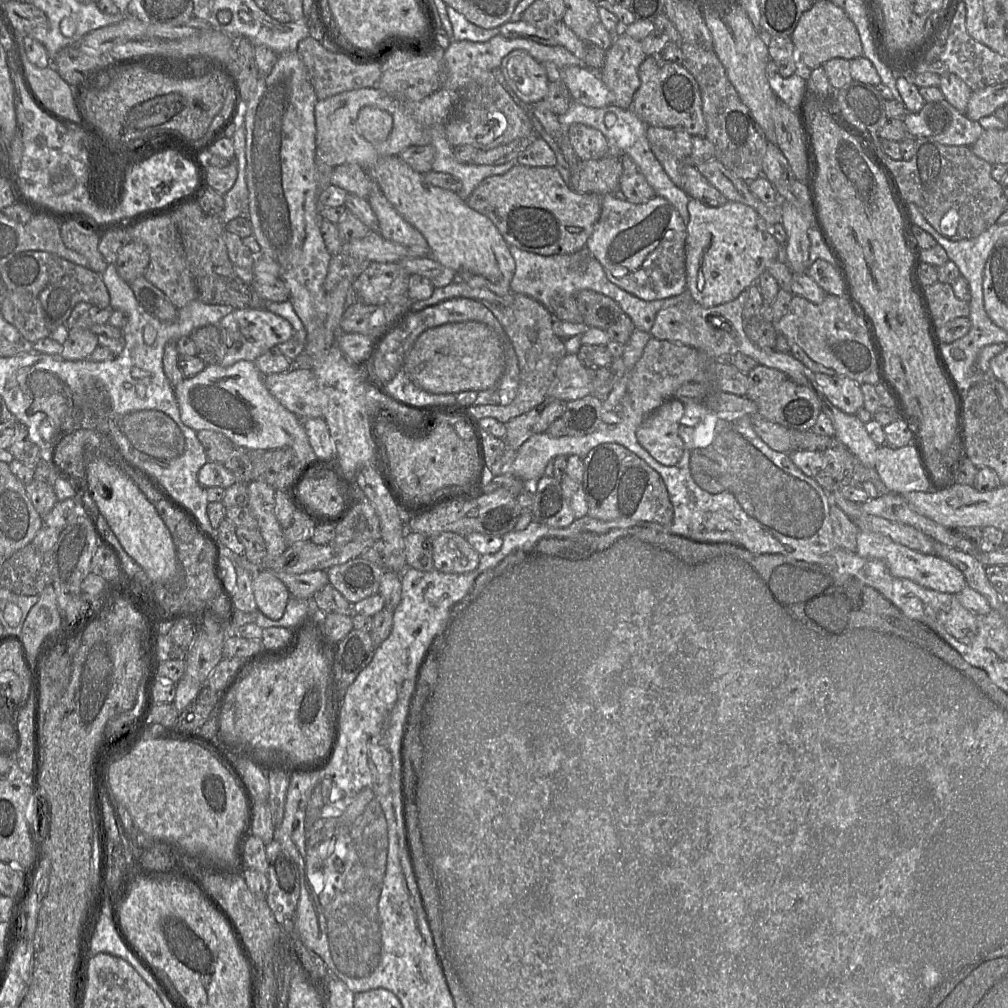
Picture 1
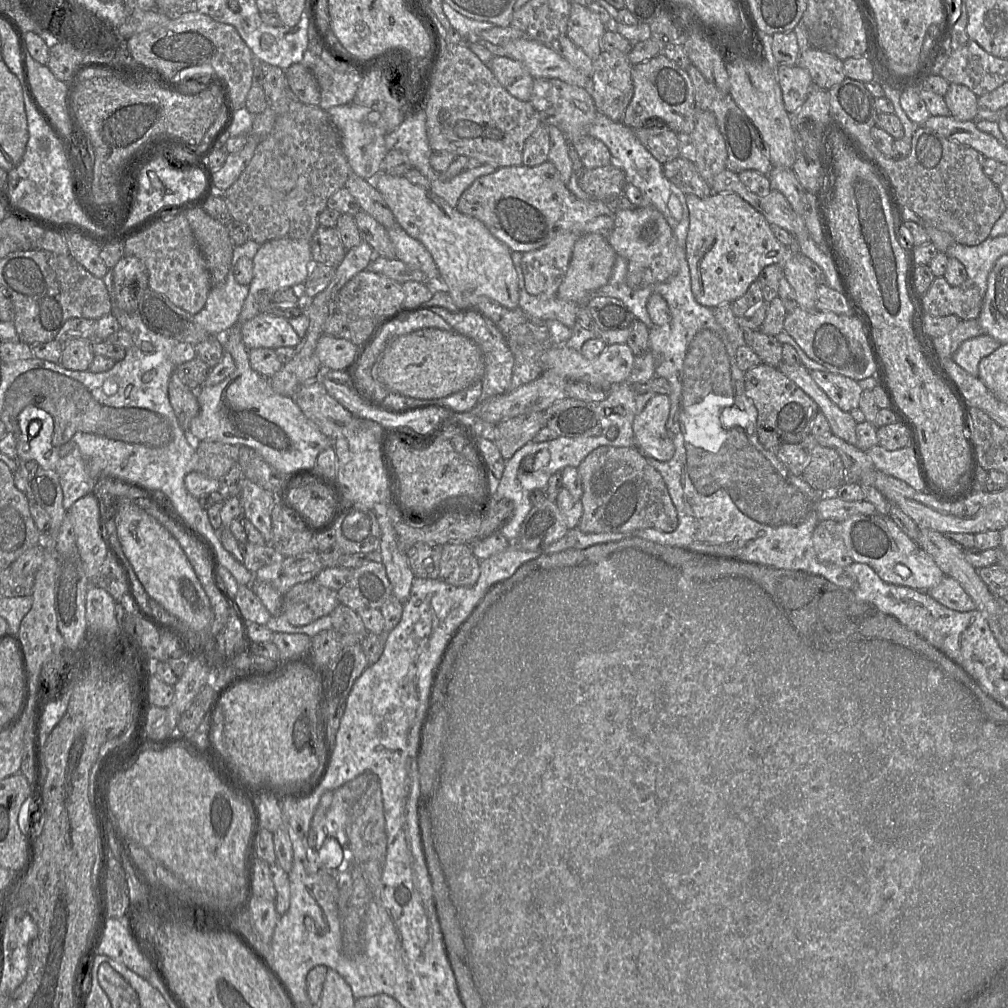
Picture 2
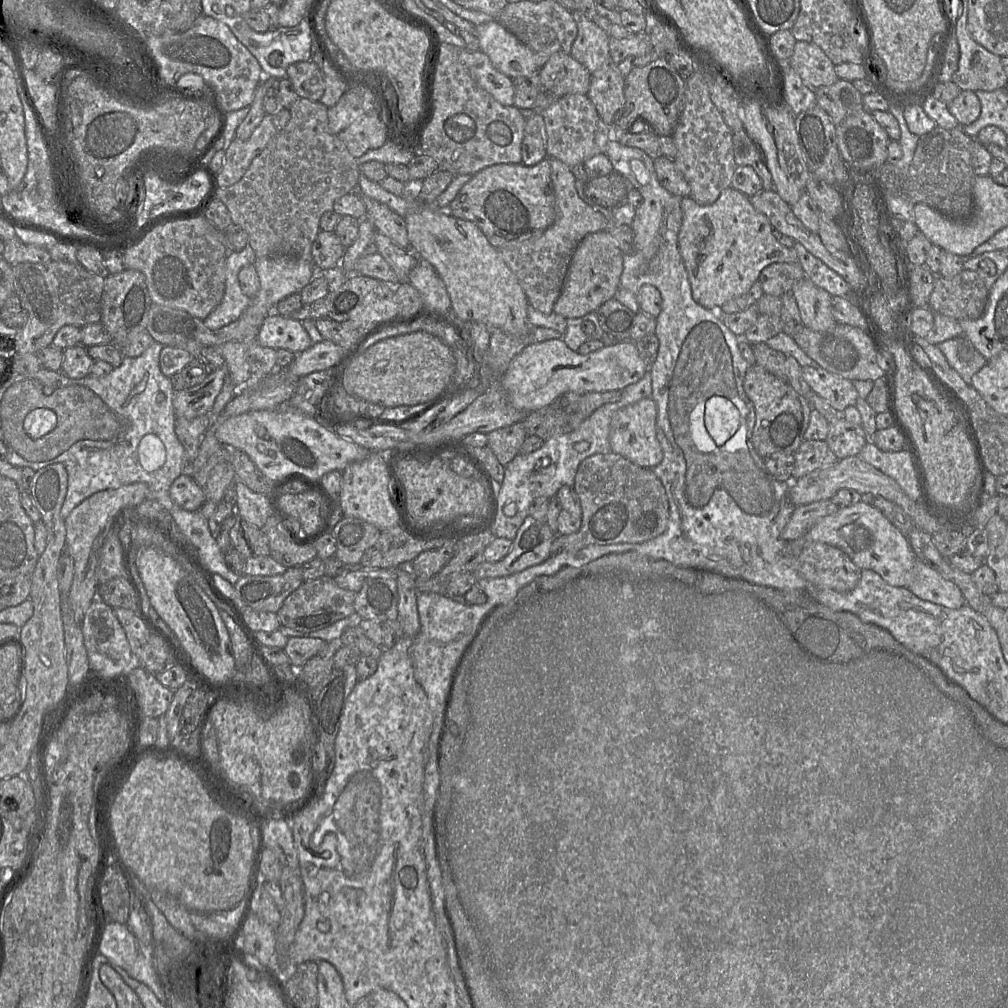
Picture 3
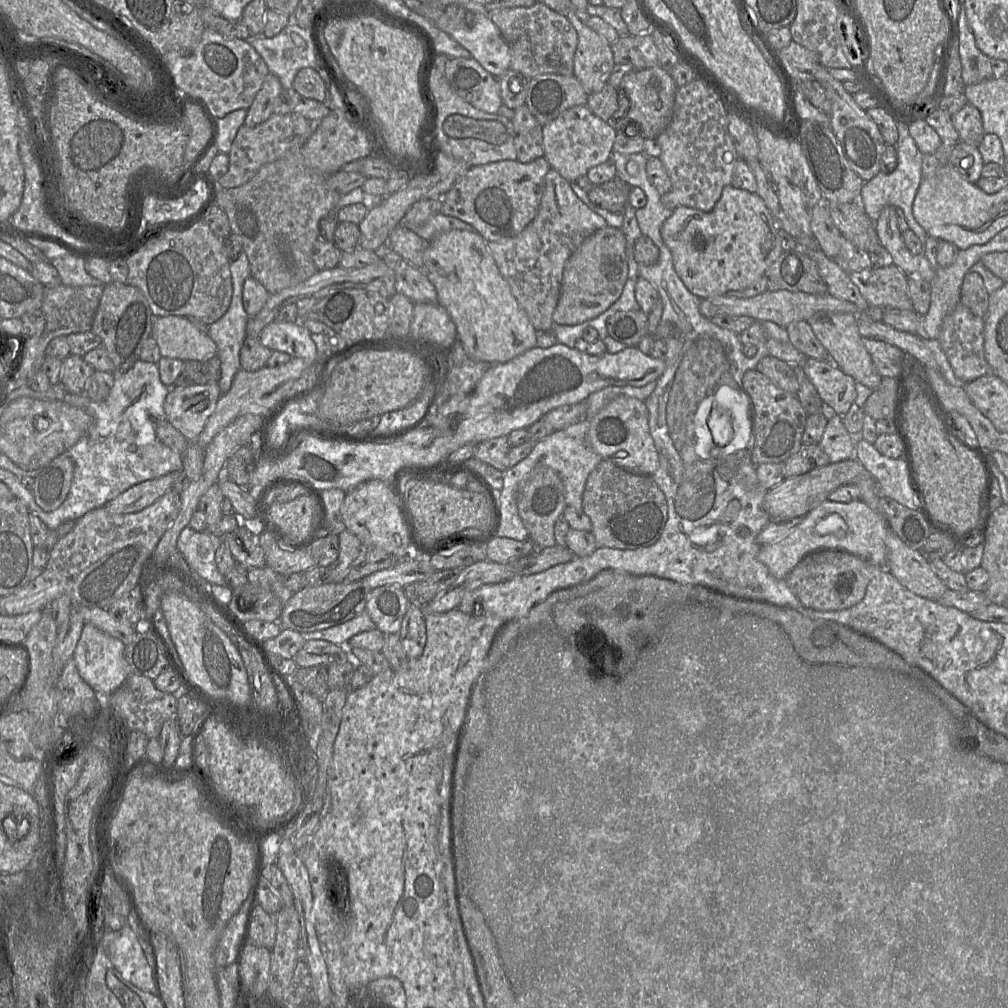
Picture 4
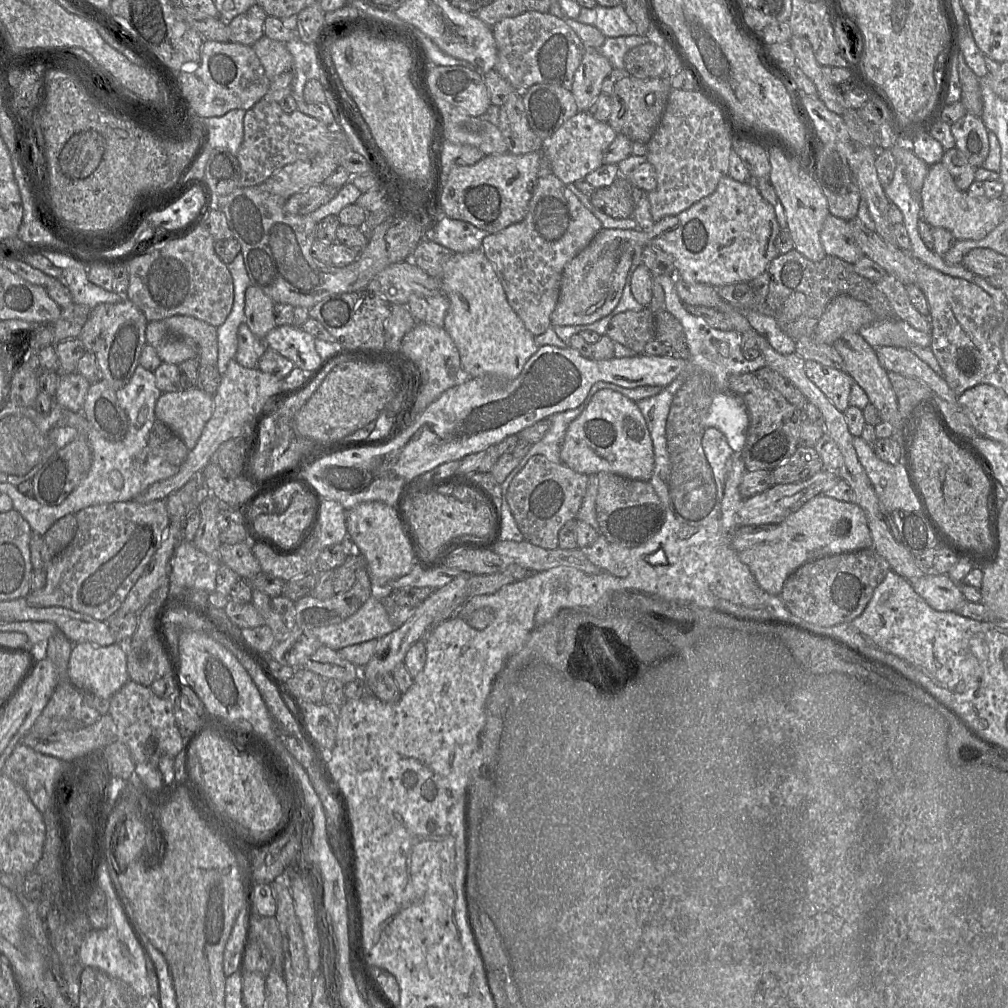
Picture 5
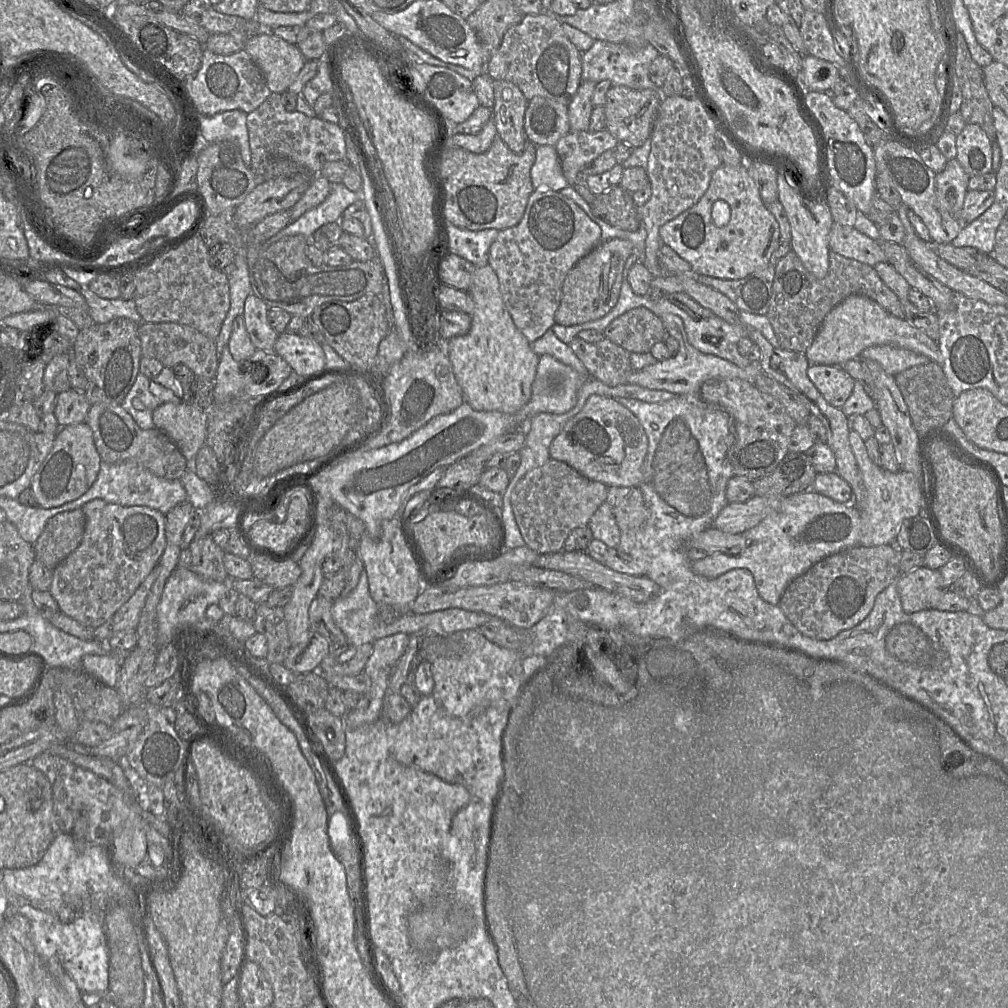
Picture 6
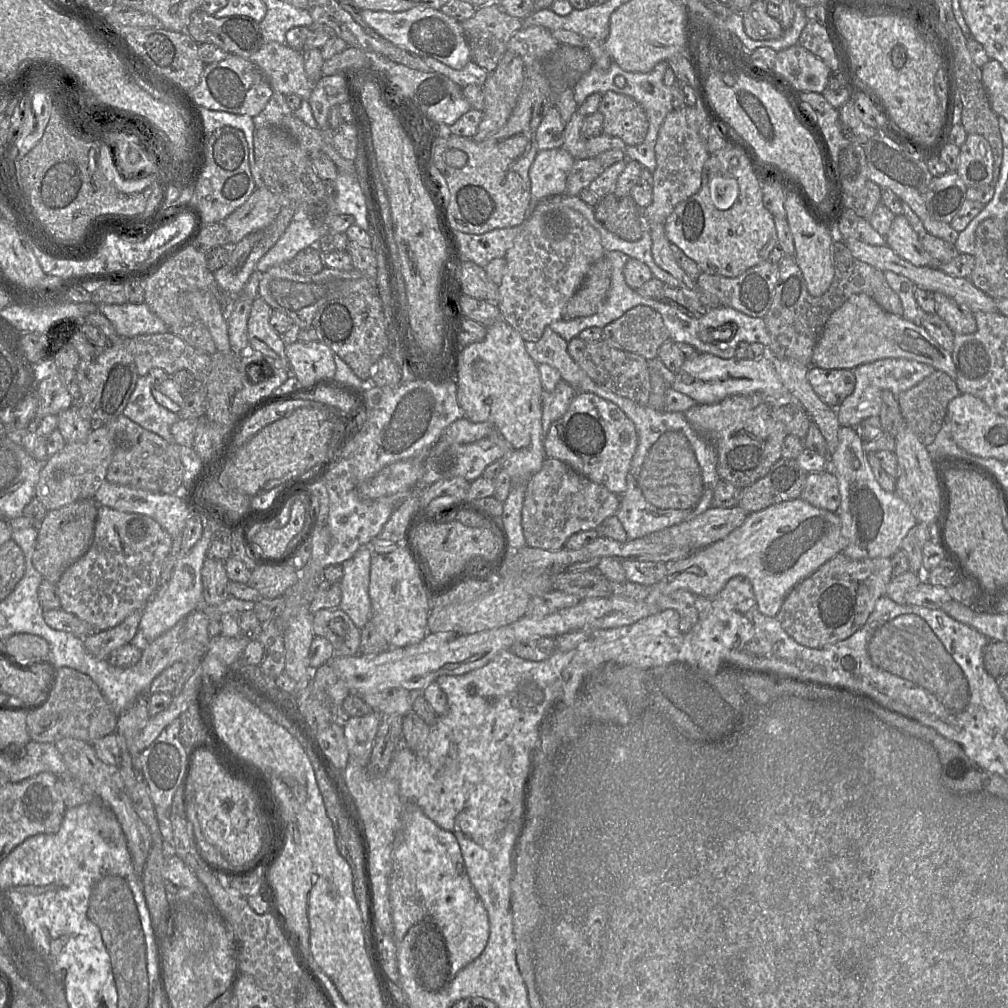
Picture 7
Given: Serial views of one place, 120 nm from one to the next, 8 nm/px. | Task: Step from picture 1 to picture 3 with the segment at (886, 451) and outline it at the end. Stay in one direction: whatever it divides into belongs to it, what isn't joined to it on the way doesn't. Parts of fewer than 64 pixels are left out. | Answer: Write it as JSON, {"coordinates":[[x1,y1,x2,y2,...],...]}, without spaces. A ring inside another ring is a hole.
{"coordinates":[[869,440,859,453,866,462,893,478,907,496,918,501,918,489,910,455,906,450,884,452]]}

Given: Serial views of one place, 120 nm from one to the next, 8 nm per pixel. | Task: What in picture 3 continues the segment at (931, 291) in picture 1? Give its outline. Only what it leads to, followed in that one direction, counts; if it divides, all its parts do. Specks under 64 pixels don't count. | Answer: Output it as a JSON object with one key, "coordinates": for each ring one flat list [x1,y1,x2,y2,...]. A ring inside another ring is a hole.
{"coordinates":[[963,269,952,278,936,276,928,307,957,320,978,319,986,310,989,291,975,271]]}

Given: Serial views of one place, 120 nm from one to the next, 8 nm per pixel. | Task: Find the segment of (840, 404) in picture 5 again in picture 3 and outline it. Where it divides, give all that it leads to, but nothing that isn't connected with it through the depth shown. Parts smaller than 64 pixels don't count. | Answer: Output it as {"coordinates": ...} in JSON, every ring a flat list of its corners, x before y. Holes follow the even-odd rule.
{"coordinates":[[821,366,803,367,803,378,812,391,825,399,834,409,843,413,848,406,855,406,859,397,851,380,833,374]]}

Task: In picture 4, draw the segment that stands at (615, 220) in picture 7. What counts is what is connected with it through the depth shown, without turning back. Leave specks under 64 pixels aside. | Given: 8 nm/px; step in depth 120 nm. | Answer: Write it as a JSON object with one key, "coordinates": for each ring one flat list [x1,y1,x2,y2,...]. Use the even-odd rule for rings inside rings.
{"coordinates":[[614,178,594,184,588,191,590,201,611,213,621,214,629,206,631,187,621,178]]}

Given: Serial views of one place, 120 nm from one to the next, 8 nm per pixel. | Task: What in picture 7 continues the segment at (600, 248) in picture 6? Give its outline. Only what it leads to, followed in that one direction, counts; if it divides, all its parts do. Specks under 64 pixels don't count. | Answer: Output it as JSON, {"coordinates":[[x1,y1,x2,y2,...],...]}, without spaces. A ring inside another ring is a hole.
{"coordinates":[[604,257,589,269,581,286,567,302,561,320,595,314,603,305,611,285,611,265]]}

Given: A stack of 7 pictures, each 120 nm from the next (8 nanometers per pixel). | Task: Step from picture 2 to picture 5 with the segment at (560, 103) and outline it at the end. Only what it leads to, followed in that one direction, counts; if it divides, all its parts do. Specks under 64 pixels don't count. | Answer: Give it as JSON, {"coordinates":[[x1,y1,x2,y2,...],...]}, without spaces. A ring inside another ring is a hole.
{"coordinates":[[578,111,567,119,551,136,542,140,541,154,552,173,564,184,585,179,591,171,603,165,603,154,617,133,608,124,596,120,587,111]]}

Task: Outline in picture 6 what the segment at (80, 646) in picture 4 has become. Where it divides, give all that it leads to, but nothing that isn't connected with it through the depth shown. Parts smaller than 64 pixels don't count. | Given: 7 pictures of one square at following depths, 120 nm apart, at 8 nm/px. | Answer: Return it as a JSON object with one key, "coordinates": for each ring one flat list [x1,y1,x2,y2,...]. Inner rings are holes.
{"coordinates":[[112,652,108,655,88,654,82,658,82,670,109,687,115,687,123,660,129,652]]}

